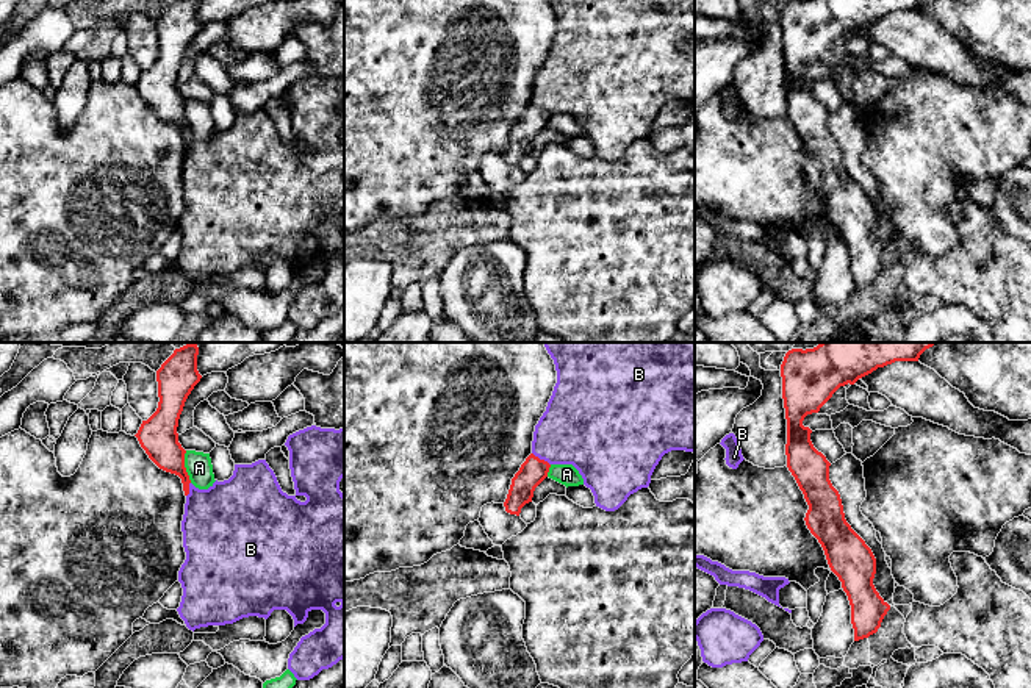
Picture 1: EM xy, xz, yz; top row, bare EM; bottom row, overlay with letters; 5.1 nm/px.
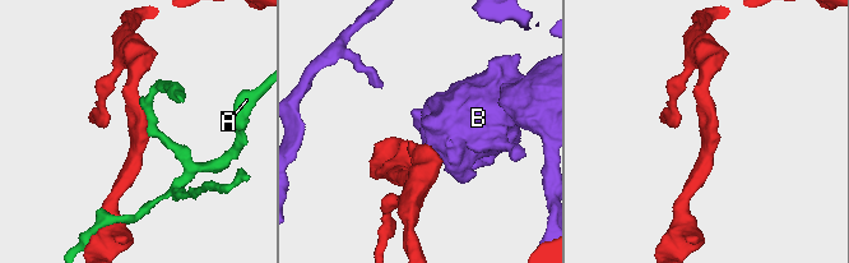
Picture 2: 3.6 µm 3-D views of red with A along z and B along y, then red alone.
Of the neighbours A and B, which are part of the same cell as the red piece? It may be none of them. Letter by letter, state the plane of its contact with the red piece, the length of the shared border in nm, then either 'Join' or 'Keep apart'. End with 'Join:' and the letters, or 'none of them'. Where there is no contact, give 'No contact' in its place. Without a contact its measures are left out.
A: Touches red in xy. Shared border 170 nm. Keep apart
B: Touches red in xz. Shared border 120 nm. Keep apart
Join: none of them

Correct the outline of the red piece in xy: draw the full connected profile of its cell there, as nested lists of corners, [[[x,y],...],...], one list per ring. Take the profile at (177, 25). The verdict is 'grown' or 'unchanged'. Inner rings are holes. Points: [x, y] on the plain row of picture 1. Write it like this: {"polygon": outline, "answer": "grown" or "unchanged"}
{"polygon": [[[174,0],[156,20],[158,58],[142,70],[135,84],[149,108],[163,120],[181,128],[185,145],[189,144],[189,125],[185,117],[186,100],[178,92],[178,69],[185,52],[202,25],[197,20],[199,0]]], "answer": "unchanged"}

